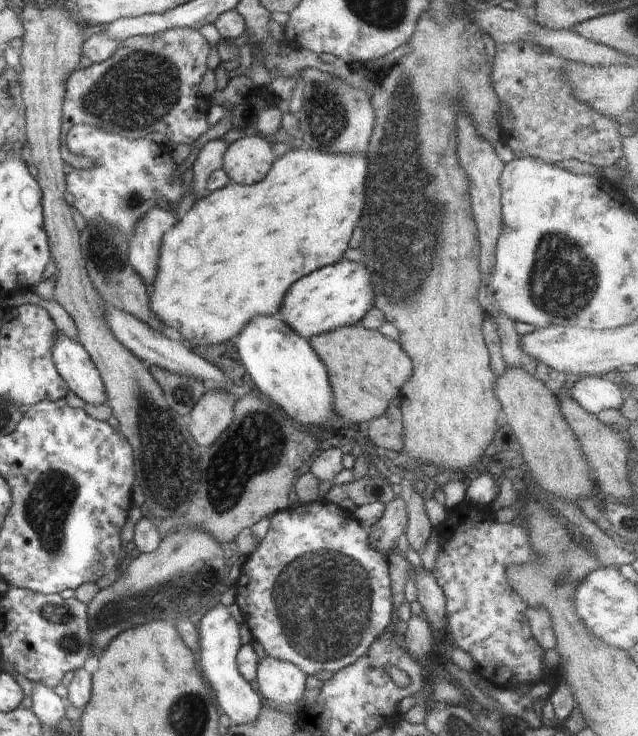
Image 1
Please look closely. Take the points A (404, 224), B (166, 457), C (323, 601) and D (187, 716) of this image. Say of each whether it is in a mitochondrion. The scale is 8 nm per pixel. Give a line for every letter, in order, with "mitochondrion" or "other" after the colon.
A: mitochondrion
B: mitochondrion
C: mitochondrion
D: mitochondrion

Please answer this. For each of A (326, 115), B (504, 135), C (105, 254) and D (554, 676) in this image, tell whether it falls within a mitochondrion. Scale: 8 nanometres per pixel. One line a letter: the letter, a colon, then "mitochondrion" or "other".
A: mitochondrion
B: other
C: mitochondrion
D: other

